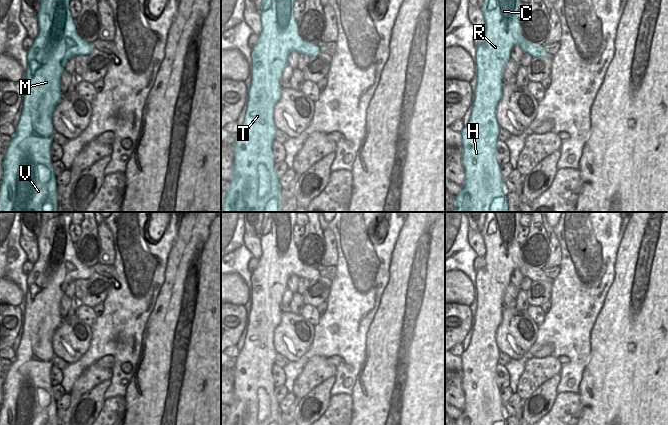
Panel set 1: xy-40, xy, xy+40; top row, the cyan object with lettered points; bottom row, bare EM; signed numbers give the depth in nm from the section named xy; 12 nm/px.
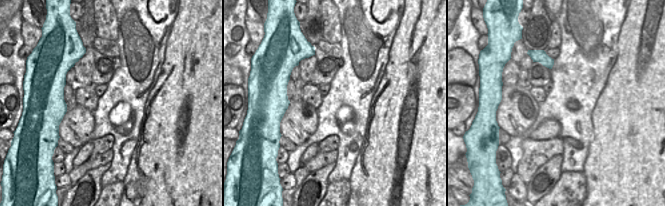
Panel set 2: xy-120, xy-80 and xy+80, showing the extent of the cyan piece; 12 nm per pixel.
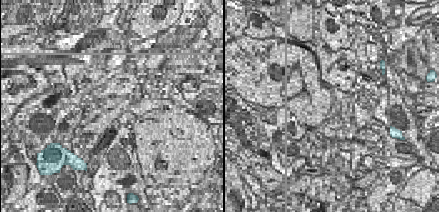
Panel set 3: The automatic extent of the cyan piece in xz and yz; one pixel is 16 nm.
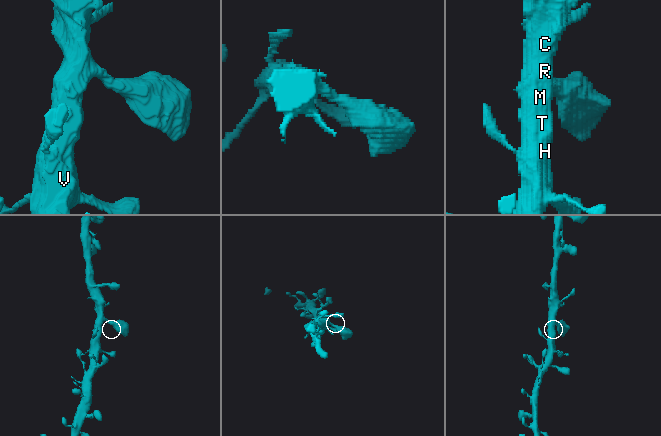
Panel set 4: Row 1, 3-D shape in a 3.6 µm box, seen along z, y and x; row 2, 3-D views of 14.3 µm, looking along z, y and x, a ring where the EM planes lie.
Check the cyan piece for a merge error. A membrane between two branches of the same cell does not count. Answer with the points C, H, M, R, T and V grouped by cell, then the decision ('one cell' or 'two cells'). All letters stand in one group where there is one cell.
C H M R T V; one cell

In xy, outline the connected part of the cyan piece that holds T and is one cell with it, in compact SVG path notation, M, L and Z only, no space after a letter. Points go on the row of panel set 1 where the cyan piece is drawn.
M262 0L260 12L262 32L252 48L252 84L245 119L234 142L234 178L225 192L222 212L281 212L280 180L274 170L272 143L276 136L273 112L281 98L281 76L288 65L288 54L296 51L310 57L320 54L320 48L303 40L294 18L295 0Z

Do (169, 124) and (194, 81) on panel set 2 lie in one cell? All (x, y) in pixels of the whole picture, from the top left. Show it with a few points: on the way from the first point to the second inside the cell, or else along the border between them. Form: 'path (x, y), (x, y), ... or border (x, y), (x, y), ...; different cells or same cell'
path (177, 113), (182, 98), (187, 92); same cell

